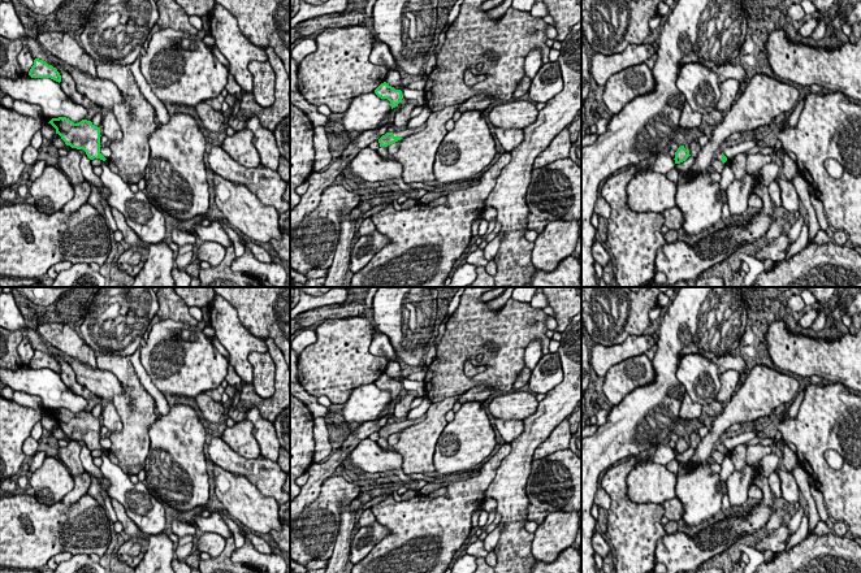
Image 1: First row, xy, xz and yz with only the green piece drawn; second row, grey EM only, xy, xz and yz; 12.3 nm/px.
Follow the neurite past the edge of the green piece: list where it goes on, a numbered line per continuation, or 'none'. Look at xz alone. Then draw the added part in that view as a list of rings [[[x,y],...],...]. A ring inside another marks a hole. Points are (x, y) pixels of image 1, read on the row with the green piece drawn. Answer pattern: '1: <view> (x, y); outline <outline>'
1: xz (406, 133); outline [[[423,123],[421,126],[415,127],[415,129],[397,130],[393,134],[394,134],[394,136],[401,136],[403,139],[403,138],[407,138],[412,134],[423,131],[424,129],[425,129],[425,123]]]

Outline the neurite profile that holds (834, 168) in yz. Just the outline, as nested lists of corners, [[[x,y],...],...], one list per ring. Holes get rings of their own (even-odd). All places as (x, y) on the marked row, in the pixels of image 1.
[[[834,159],[825,161],[825,169],[831,177],[840,178],[843,175],[843,166]]]

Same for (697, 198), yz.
[[[682,172],[676,183],[675,203],[684,213],[682,229],[688,236],[697,235],[722,218],[722,201],[719,199],[719,183],[713,181],[709,173],[691,177],[689,172]]]

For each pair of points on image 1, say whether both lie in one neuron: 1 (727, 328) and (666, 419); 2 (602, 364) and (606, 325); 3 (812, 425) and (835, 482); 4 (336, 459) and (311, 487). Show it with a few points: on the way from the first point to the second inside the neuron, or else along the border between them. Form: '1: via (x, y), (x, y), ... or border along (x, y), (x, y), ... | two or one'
1: via (697, 335), (692, 335), (666, 361), (666, 389) | one
2: border along (634, 334), (630, 334), (619, 343), (596, 344) | two
3: via (812, 439), (812, 459), (821, 468) | one
4: via (331, 465), (315, 481) | one

